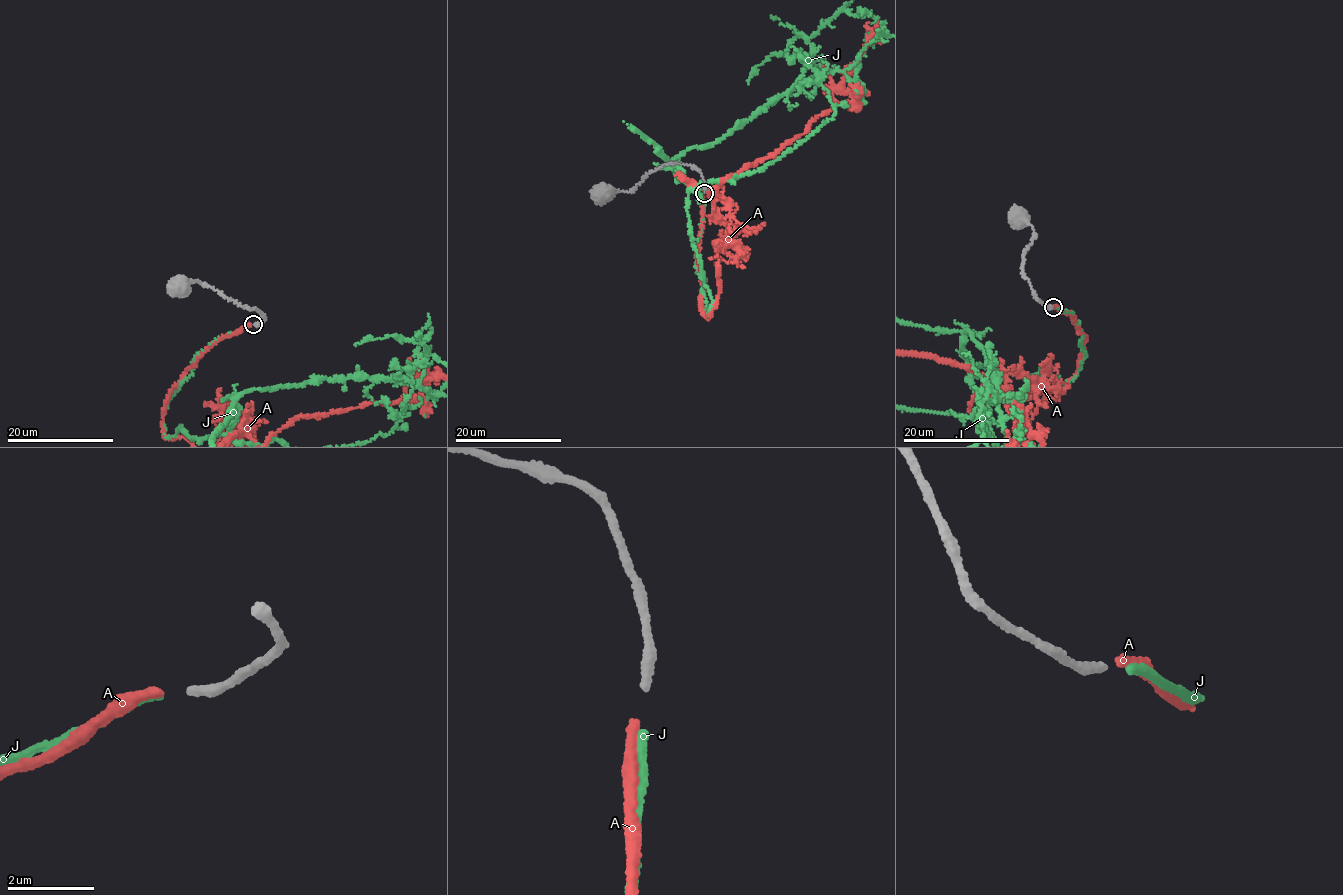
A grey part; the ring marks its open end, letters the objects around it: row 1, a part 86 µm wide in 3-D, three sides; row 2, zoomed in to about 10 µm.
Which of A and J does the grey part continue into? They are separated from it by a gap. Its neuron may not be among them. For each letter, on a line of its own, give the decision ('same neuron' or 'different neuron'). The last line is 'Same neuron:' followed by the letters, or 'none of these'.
A: different neuron
J: same neuron
Same neuron: J

